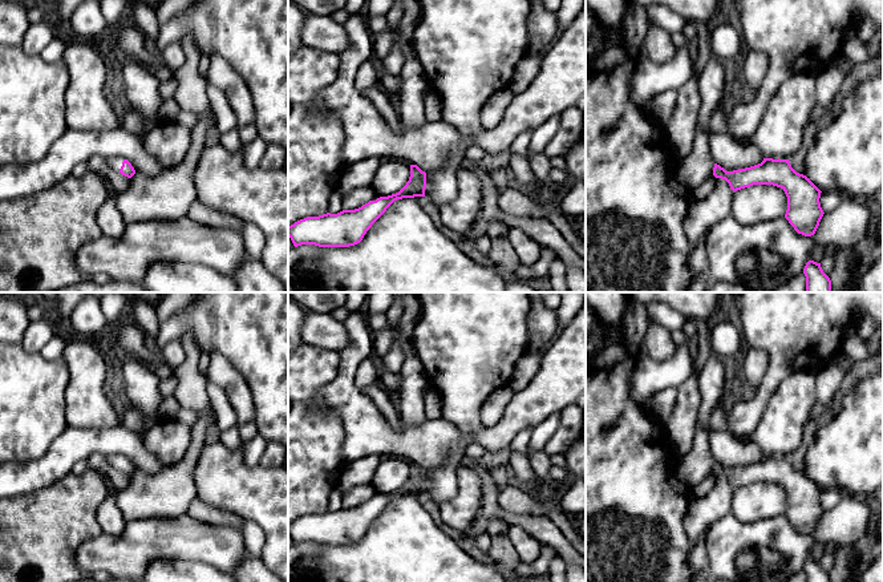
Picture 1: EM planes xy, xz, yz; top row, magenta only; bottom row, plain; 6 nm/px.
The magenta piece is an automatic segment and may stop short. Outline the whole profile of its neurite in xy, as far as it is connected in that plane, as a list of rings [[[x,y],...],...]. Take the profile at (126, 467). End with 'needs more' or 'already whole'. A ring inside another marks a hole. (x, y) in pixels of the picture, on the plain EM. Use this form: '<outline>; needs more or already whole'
[[[122,454],[108,456],[108,462],[112,468],[121,470],[127,476],[131,476],[135,472],[135,468],[131,461],[127,457],[123,457]]]; needs more

